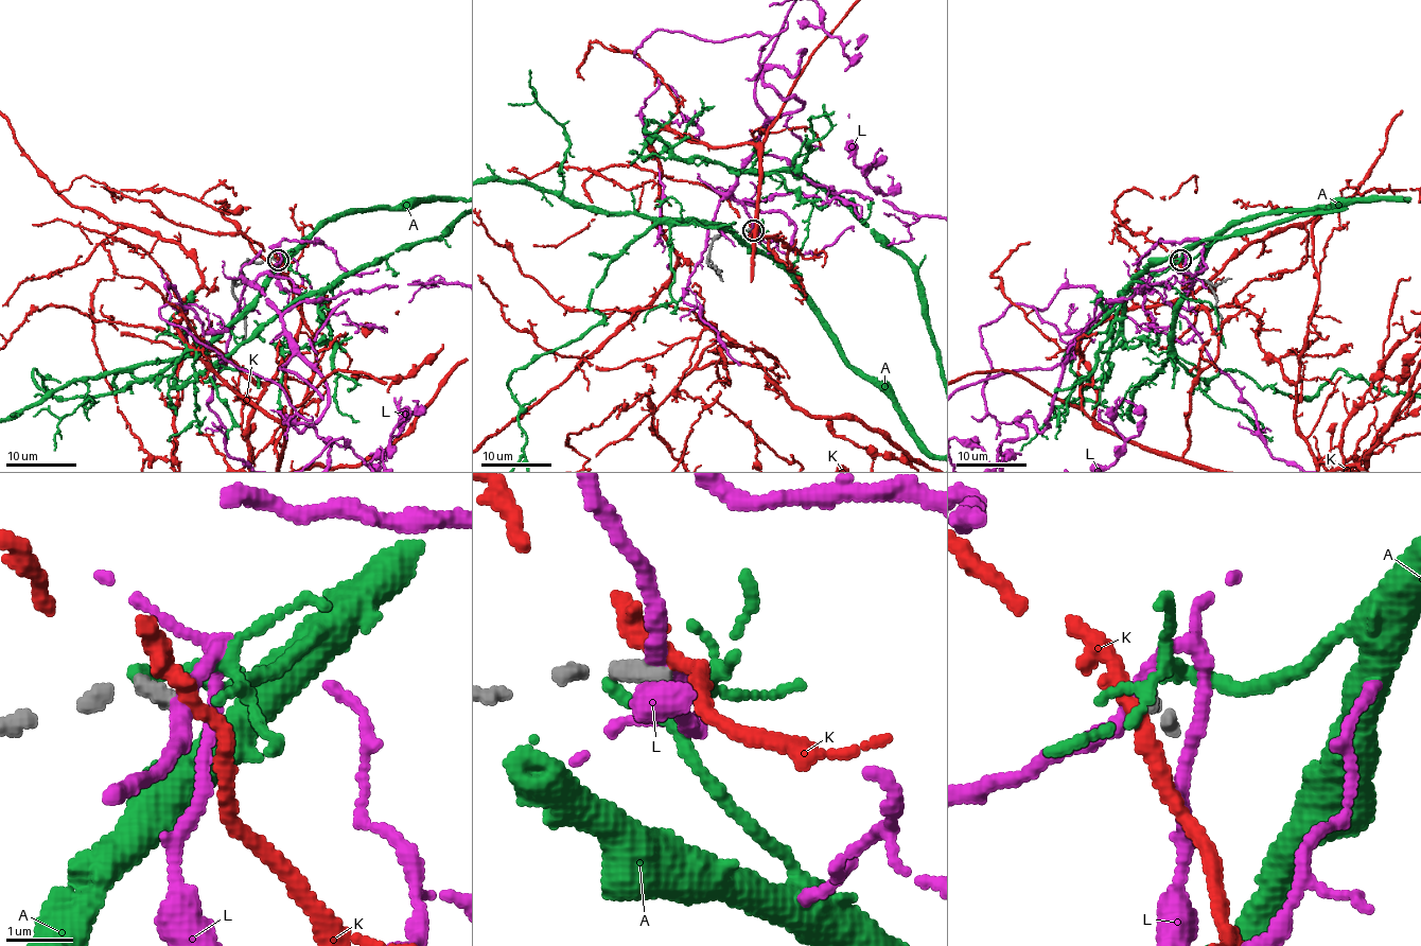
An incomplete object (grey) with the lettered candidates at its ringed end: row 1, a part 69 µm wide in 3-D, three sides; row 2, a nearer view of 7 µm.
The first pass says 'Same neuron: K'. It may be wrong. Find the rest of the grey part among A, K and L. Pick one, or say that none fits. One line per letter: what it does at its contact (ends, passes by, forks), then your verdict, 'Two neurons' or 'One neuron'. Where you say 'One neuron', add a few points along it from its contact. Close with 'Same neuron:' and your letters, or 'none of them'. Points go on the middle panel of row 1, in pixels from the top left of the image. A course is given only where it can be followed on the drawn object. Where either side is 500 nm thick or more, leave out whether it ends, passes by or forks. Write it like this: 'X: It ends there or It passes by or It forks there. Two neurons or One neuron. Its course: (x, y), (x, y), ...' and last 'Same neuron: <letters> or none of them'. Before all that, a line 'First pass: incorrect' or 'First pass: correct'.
First pass: incorrect
A: It passes by. Two neurons
K: It forks there. Two neurons
L: It passes by. Two neurons
Same neuron: none of them

